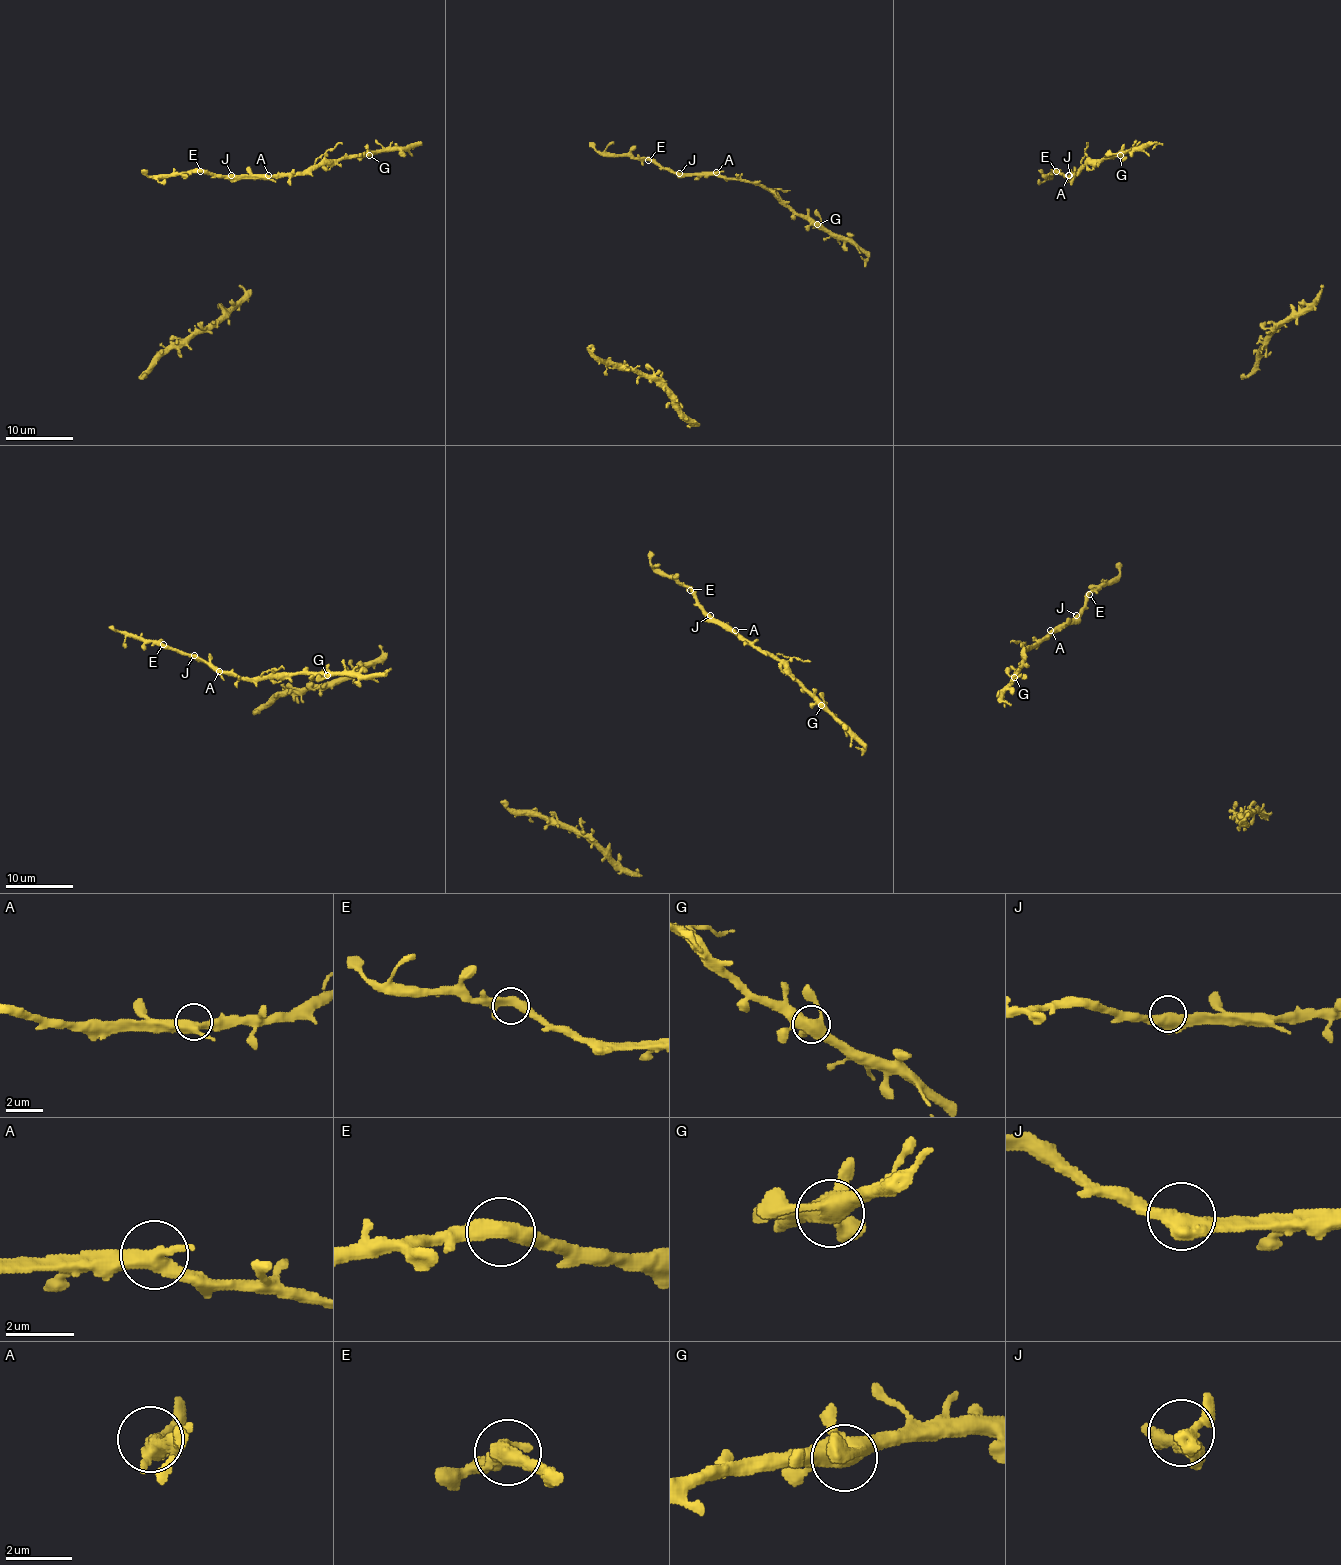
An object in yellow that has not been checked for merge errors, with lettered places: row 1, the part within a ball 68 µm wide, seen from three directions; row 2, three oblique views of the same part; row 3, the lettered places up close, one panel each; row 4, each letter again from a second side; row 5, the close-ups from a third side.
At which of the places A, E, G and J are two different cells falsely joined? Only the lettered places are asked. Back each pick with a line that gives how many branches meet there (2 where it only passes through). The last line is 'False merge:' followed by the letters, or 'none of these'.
False merge: none of these

